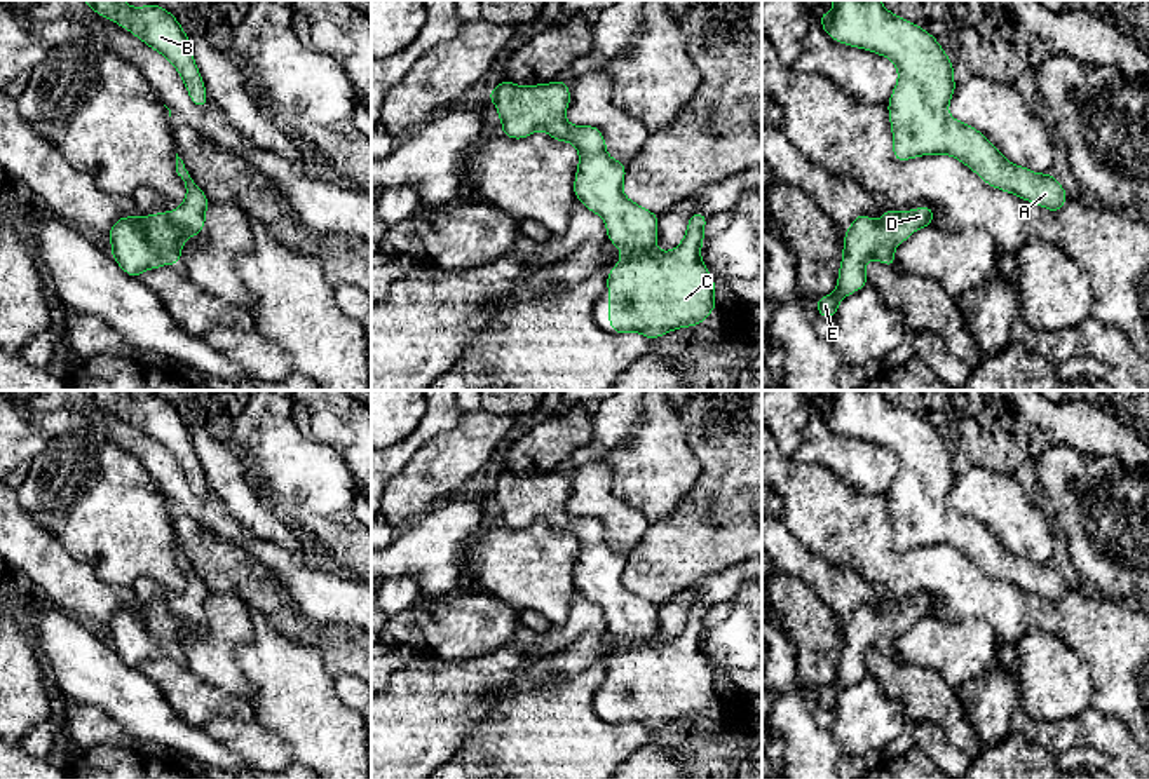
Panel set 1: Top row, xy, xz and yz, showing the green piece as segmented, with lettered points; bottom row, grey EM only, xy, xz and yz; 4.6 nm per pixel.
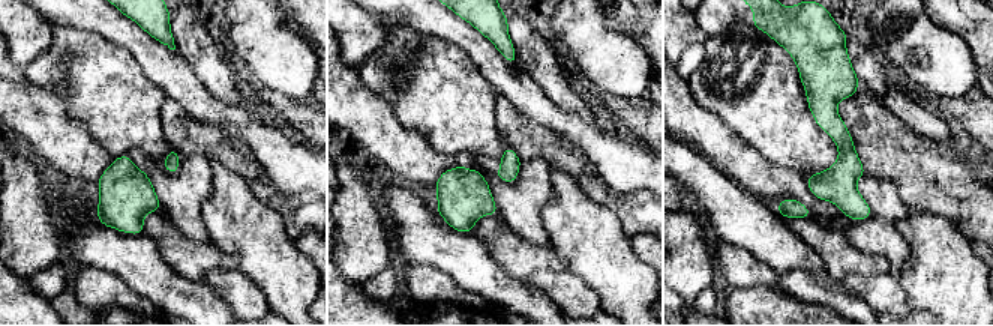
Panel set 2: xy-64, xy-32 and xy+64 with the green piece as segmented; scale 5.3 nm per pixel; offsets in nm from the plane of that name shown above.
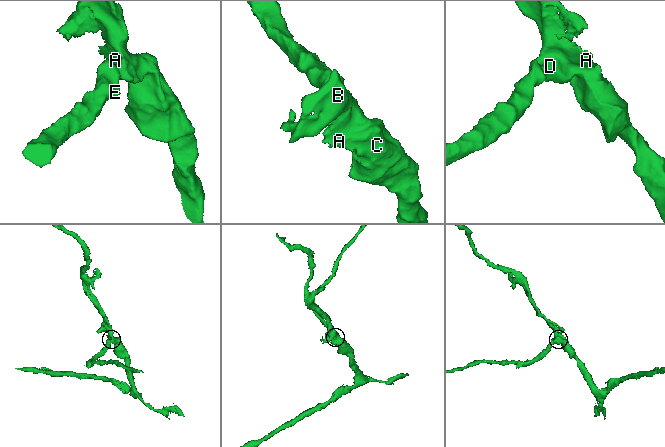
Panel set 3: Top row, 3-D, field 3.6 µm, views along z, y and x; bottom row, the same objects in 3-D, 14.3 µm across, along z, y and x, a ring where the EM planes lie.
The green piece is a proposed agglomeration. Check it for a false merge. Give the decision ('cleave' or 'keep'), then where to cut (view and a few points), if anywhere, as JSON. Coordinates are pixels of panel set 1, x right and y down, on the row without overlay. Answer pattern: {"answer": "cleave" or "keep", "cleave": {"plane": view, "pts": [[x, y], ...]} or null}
{"answer": "keep", "cleave": null}

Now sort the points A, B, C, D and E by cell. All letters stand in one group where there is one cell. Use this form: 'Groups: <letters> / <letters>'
Groups: A B C D E

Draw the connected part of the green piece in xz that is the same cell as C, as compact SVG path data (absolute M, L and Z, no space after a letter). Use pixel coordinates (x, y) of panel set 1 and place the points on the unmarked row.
M502 469L486 486L499 502L504 526L525 530L544 521L577 539L574 586L603 608L607 629L622 645L607 662L608 716L614 723L656 730L673 720L703 715L717 699L715 667L701 648L708 606L692 603L682 633L671 641L659 641L659 605L622 582L626 554L607 544L598 518L565 511L572 486L563 471L523 478Z

